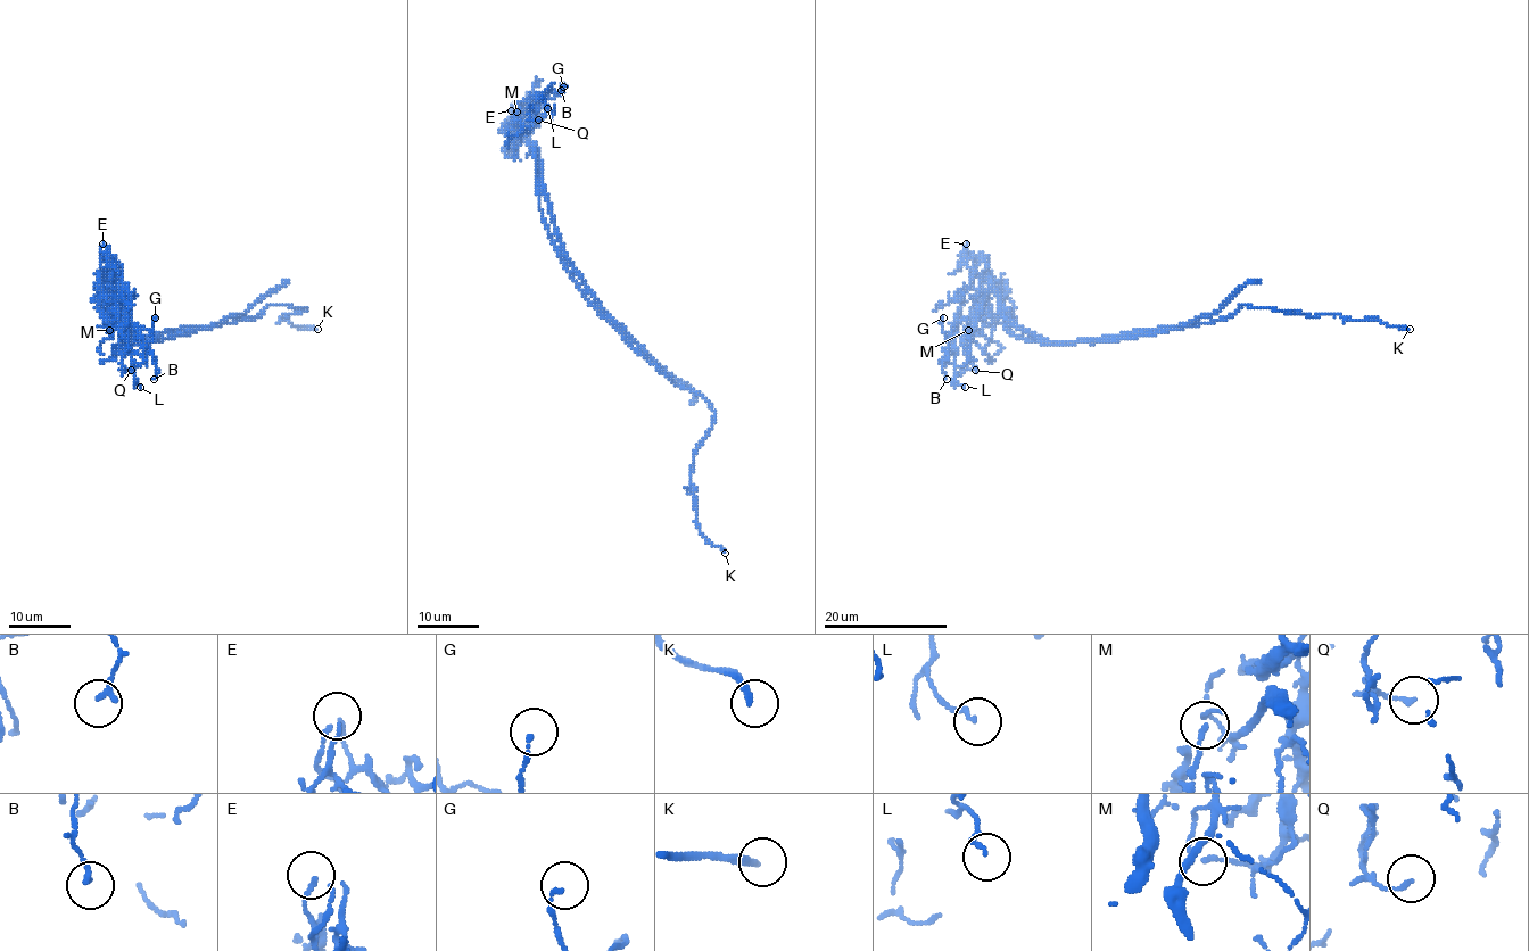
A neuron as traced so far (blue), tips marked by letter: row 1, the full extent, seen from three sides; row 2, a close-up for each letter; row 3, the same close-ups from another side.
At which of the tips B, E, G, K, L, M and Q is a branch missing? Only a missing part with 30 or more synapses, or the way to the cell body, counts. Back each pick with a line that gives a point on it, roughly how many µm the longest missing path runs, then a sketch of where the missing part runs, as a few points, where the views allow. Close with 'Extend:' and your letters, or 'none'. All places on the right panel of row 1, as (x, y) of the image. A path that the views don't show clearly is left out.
K: (1410, 329) | 15 µm | (1410, 329), (1440, 331), (1448, 339), (1449, 350)
Extend: K

